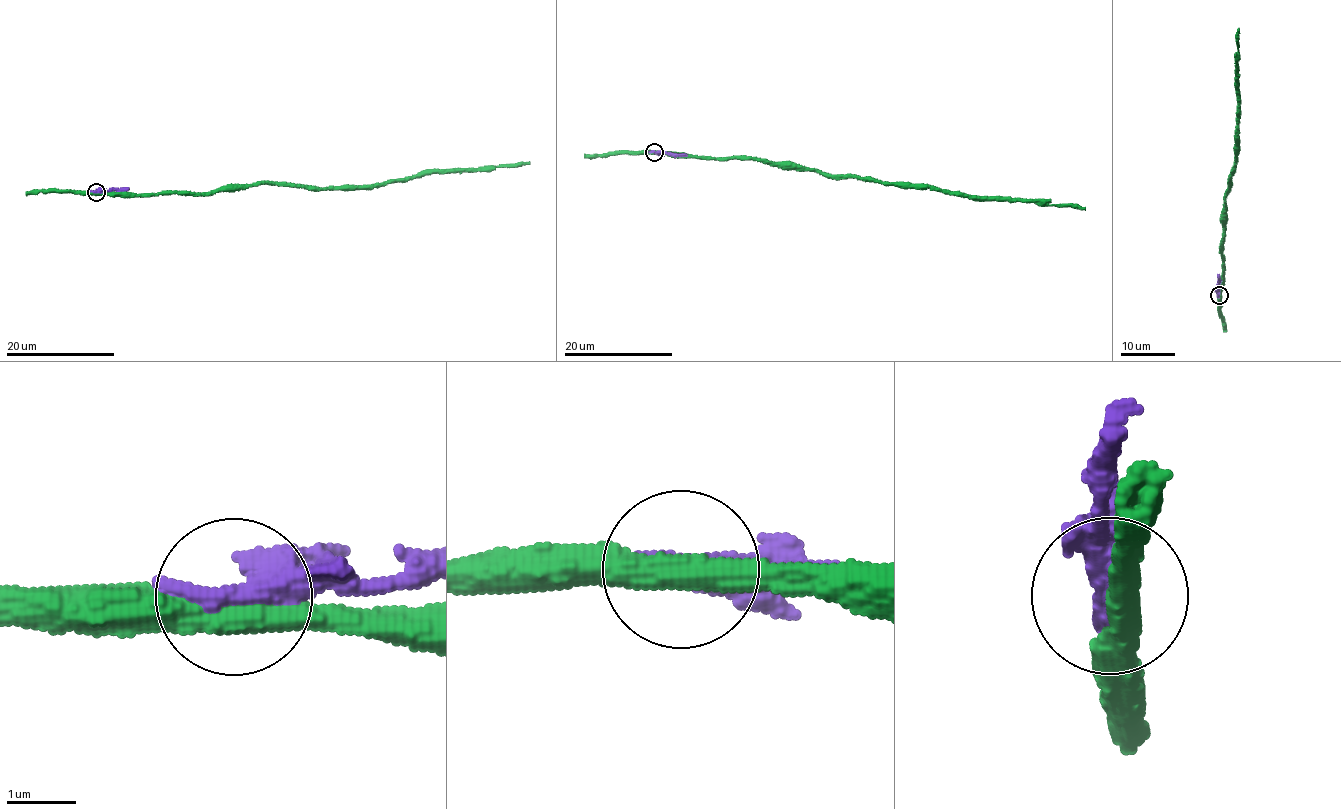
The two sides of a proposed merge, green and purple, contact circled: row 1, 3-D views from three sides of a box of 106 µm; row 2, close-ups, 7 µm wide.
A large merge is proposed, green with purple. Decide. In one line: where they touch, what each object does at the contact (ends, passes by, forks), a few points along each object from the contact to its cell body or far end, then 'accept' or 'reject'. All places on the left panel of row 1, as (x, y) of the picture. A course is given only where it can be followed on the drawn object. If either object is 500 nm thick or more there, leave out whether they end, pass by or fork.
place (96, 192); course green (96, 192), (141, 195), (219, 191), (265, 183), (334, 188), (372, 186), (433, 173), (517, 166), (529, 161); course purple (96, 191), (129, 188); reject

